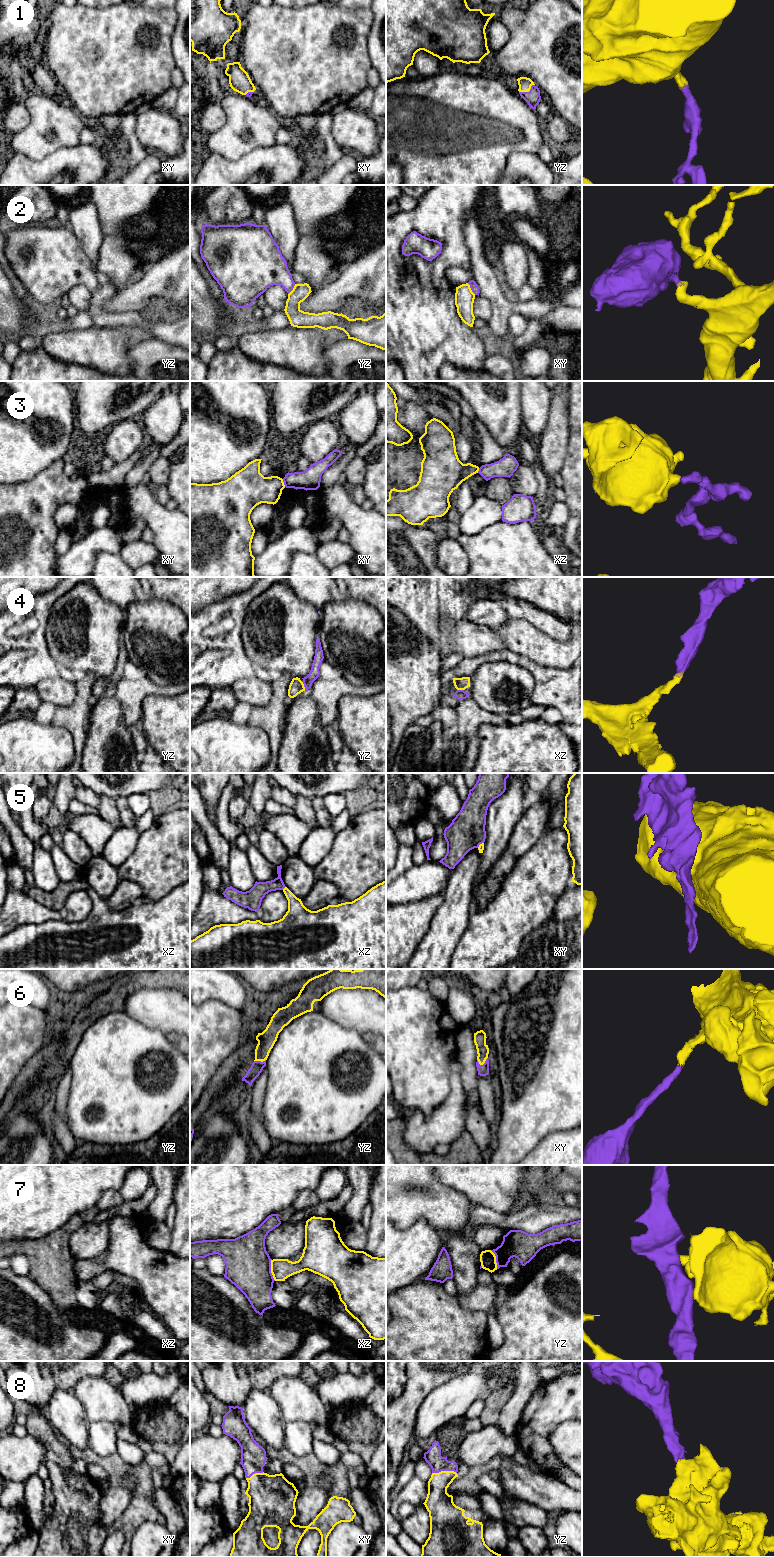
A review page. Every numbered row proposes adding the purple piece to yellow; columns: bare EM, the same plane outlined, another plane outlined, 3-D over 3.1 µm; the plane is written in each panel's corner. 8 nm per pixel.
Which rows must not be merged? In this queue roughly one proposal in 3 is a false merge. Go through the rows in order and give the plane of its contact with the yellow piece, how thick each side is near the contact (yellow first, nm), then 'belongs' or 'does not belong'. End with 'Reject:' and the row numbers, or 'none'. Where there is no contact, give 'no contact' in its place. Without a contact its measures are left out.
1: contact in yz; calibres 100 and 120 nm; belongs
2: contact in xy; calibres 160 and 70 nm; does not belong
3: contact in xy; calibres 260 and 170 nm; does not belong
4: contact in yz; calibres 120 and 90 nm; belongs
5: contact in xz; calibres 190 and 140 nm; does not belong
6: contact in xy; calibres 100 and 90 nm; belongs
7: contact in xz; calibres 170 and 360 nm; does not belong
8: contact in yz; calibres 200 and 130 nm; belongs
Reject: 2, 3, 5, 7

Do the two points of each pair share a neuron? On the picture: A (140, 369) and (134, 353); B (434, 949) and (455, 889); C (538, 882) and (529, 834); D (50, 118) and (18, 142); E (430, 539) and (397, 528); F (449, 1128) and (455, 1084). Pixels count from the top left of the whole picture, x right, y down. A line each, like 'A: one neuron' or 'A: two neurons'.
A: one neuron
B: one neuron
C: two neurons
D: one neuron
E: one neuron
F: one neuron

